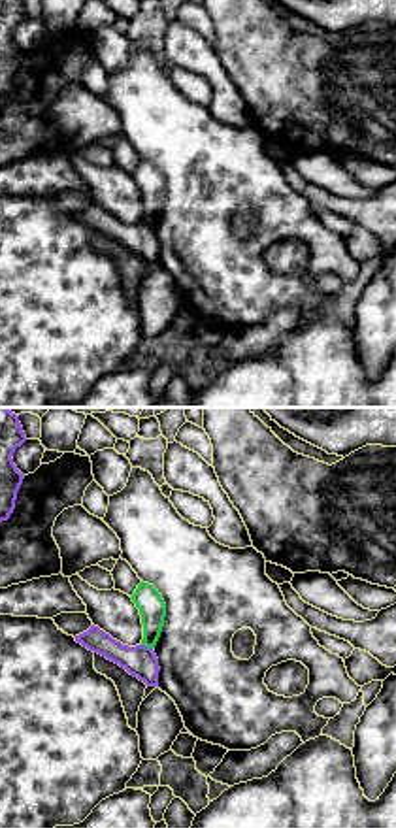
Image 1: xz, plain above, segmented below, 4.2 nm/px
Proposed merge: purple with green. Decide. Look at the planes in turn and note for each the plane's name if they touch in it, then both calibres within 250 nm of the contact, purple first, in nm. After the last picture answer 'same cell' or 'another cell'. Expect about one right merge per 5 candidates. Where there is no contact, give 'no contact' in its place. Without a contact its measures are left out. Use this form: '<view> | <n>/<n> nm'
xz | 140/120 nm

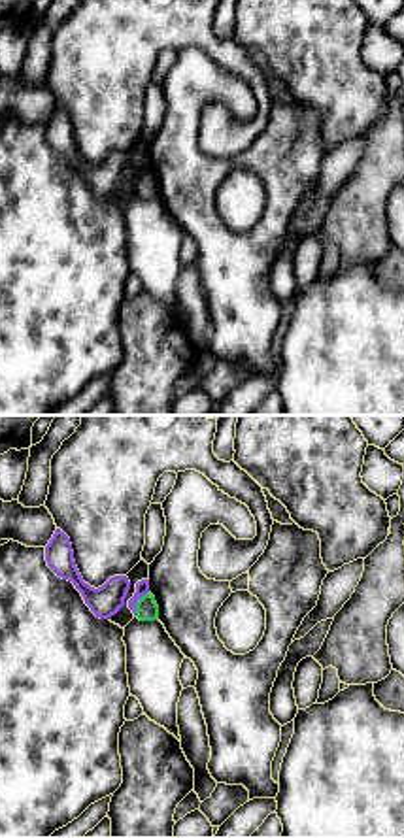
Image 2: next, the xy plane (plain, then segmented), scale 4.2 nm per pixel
xy | 60/100 nm

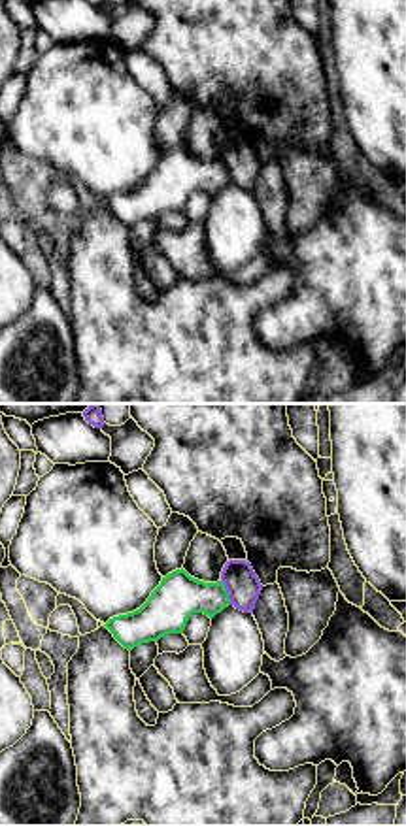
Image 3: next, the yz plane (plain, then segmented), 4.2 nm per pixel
yz | 140/190 nm

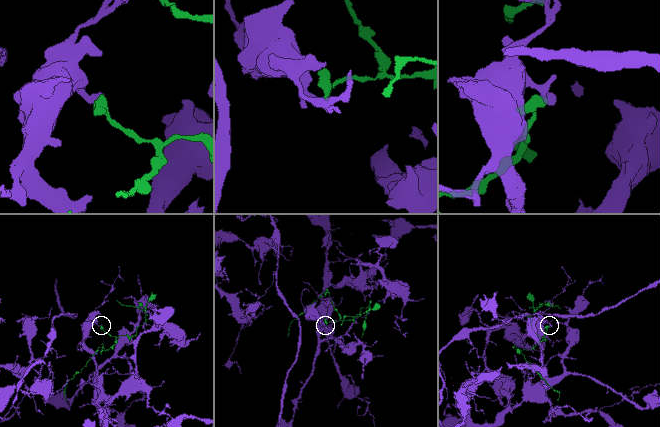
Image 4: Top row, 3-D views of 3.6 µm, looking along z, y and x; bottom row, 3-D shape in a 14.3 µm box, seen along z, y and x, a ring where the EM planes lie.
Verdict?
another cell

